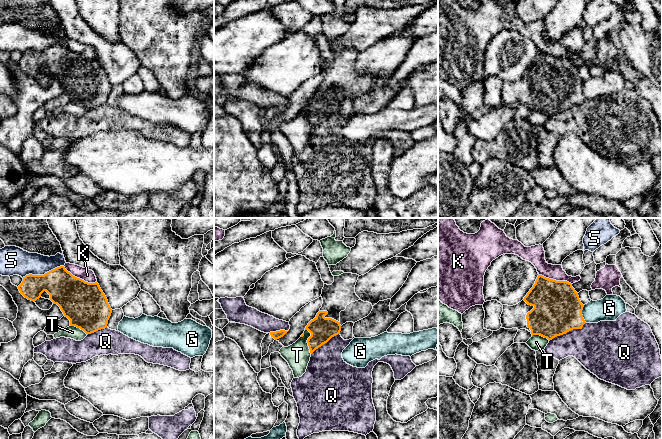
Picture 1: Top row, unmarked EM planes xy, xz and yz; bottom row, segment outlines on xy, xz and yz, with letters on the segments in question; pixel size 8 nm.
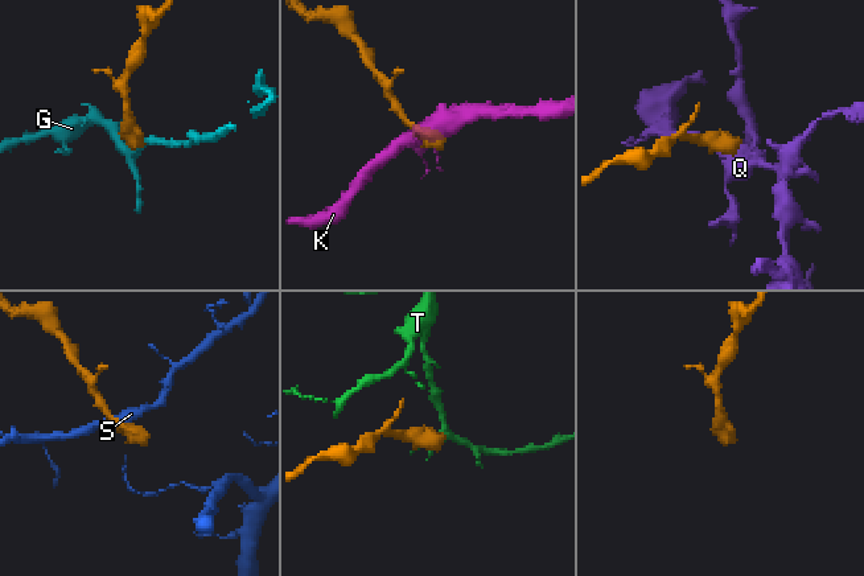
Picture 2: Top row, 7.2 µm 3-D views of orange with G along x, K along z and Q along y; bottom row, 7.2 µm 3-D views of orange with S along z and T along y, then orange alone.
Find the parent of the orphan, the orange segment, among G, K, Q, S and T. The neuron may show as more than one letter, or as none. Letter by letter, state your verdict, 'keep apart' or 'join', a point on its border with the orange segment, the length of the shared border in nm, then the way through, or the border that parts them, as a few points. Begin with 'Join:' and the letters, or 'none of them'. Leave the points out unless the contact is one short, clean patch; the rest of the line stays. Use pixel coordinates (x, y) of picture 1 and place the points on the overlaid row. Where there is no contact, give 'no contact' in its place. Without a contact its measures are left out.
Join: none of them
G: keep apart; contact yz (581, 314); length 150 nm; border yz (583, 305), (582, 317), (586, 322)
K: keep apart; contact xy (79, 278); length 300 nm; border xy (63, 266), (73, 275), (85, 281), (96, 282)
Q: keep apart; contact yz (567, 331); length 340 nm
S: keep apart; contact xy (42, 275); length 340 nm
T: keep apart; contact xz (307, 341); length 200 nm

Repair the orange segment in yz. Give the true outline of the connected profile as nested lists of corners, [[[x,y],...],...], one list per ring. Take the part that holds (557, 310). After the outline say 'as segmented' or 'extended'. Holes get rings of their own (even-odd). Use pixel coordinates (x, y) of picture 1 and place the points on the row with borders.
[[[538,275],[535,284],[521,302],[513,306],[503,305],[500,317],[501,327],[526,329],[532,336],[540,335],[550,341],[573,329],[582,329],[586,323],[582,315],[583,307],[584,305],[571,283]]] | extended

